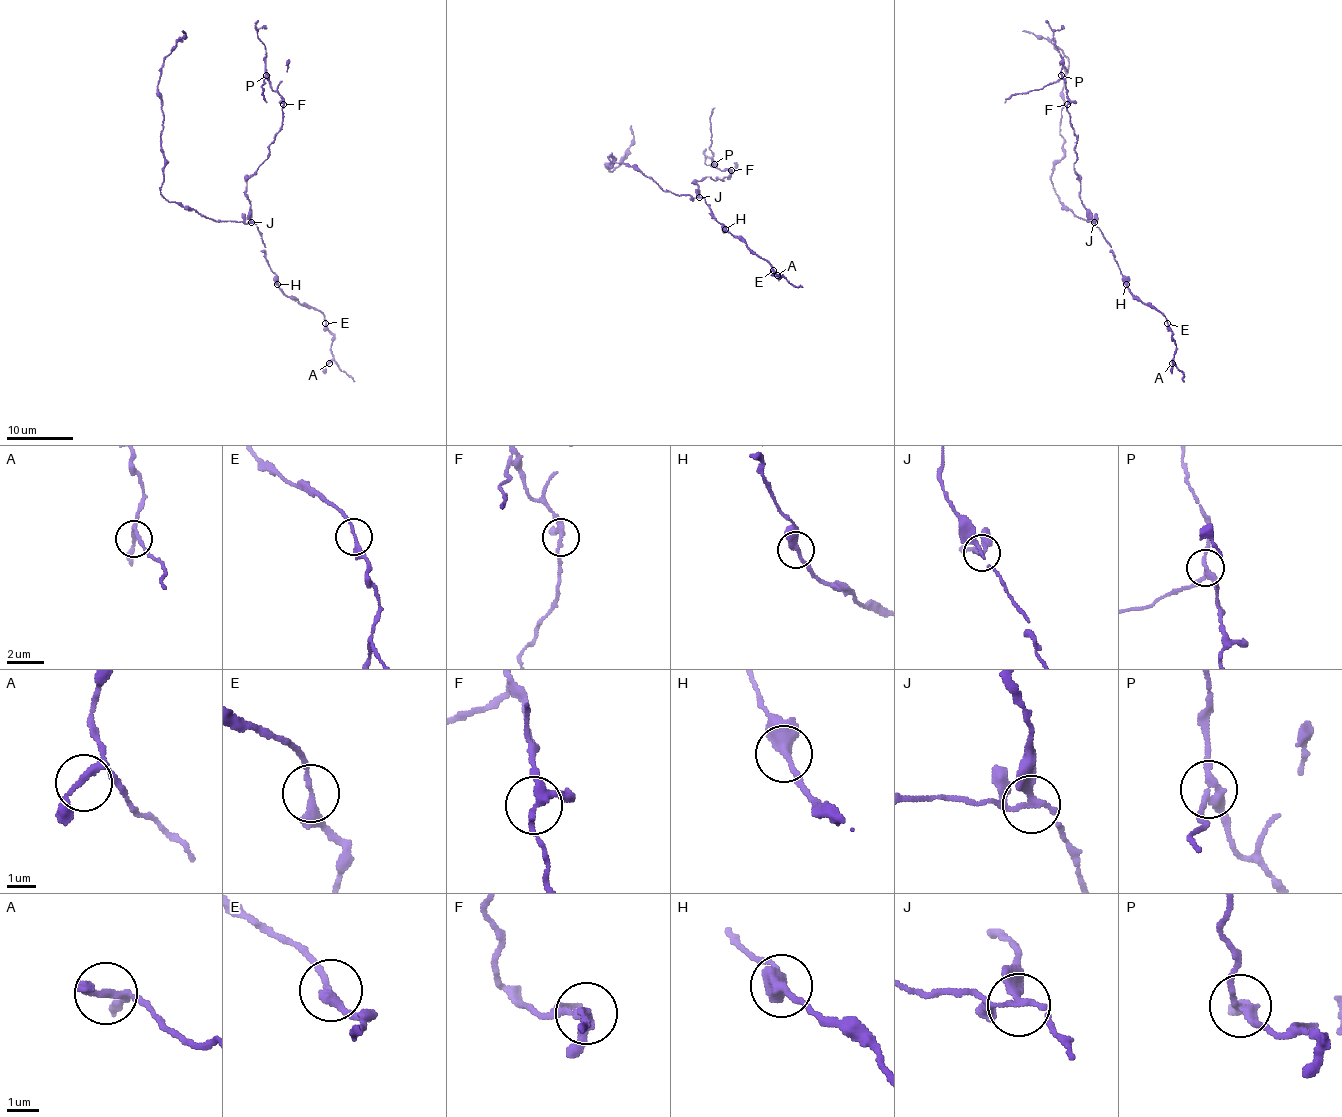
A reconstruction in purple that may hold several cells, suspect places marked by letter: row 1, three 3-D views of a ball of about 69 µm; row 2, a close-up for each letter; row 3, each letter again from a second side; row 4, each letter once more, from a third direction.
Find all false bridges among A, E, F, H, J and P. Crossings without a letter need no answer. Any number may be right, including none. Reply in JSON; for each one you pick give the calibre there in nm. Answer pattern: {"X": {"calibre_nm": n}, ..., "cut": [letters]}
{"J": {"calibre_nm": 190}, "P": {"calibre_nm": 240}, "cut": ["J", "P"]}

